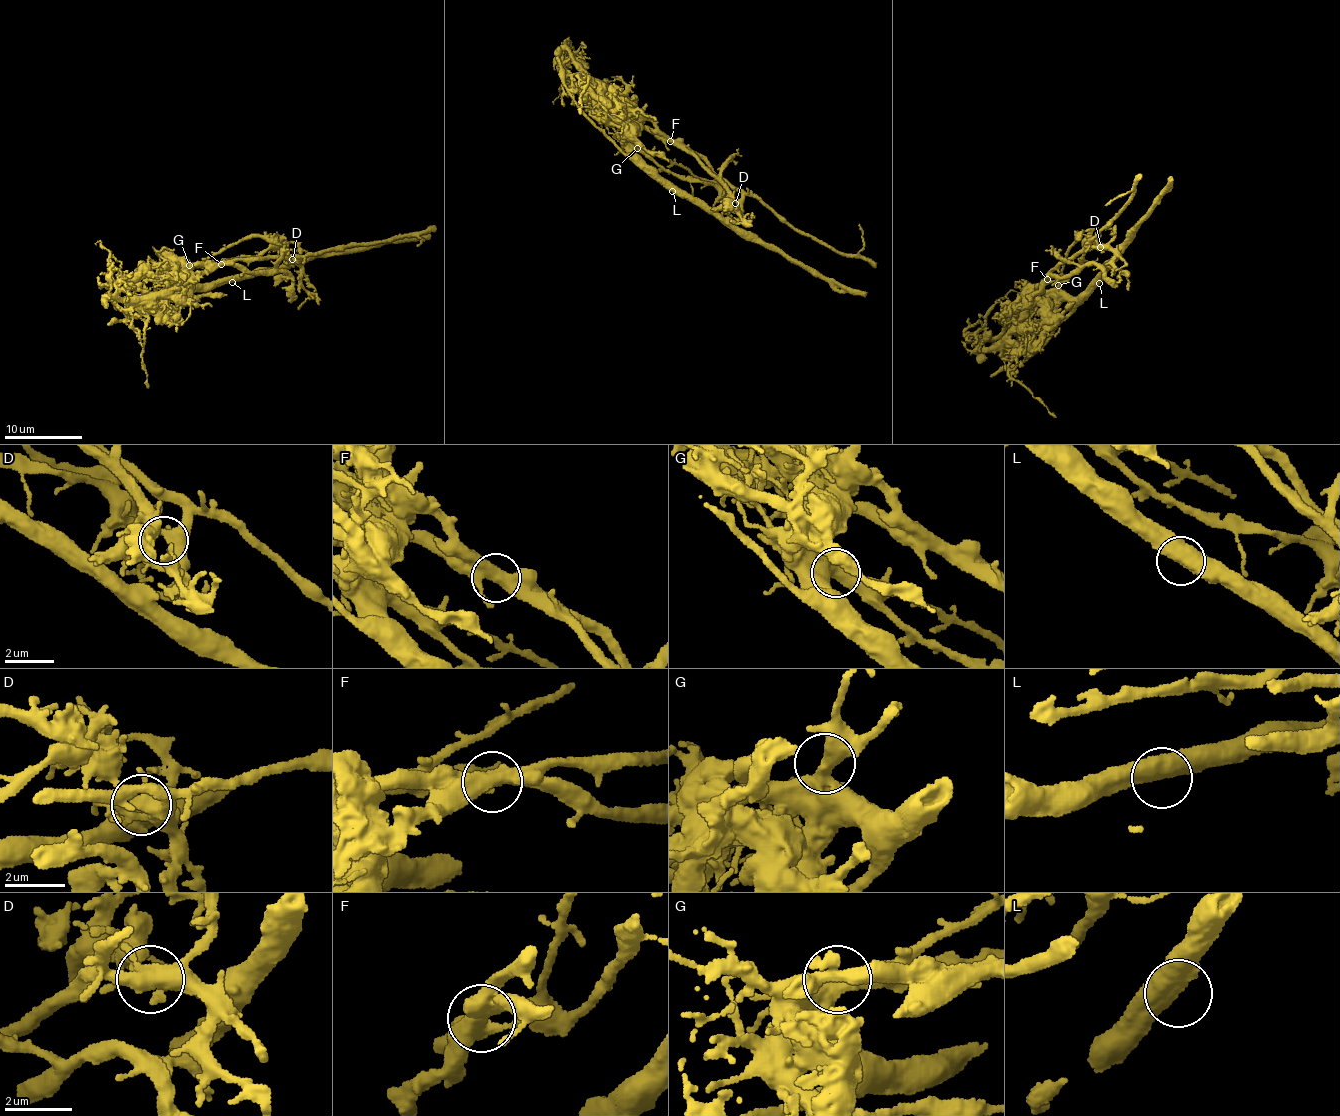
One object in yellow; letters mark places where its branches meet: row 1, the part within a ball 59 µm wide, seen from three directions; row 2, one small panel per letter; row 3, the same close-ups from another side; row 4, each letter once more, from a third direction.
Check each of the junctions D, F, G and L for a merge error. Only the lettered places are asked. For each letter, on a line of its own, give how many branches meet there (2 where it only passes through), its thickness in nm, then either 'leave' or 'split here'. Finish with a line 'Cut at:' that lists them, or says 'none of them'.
D: 4 | 400 nm | leave
F: 3 | 480 nm | split here
G: 2 | 480 nm | leave
L: 2 | 550 nm | leave
Cut at: F

